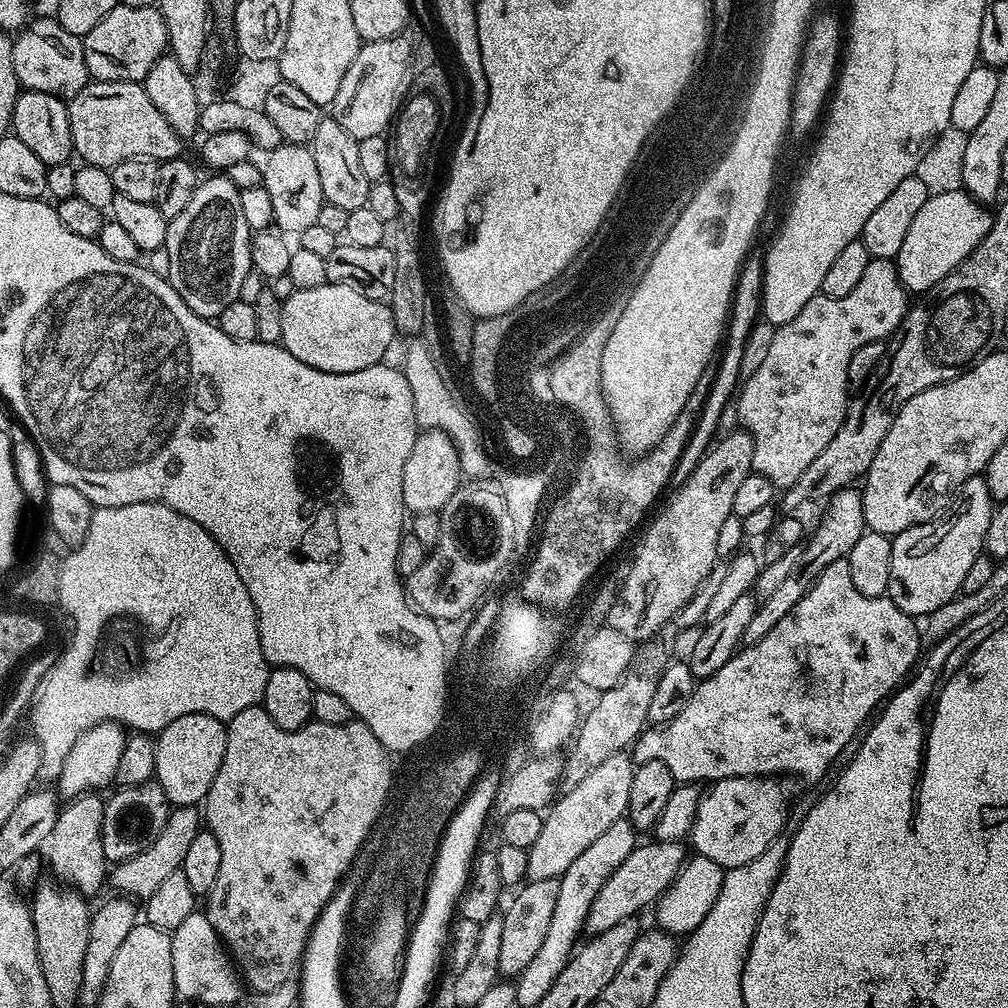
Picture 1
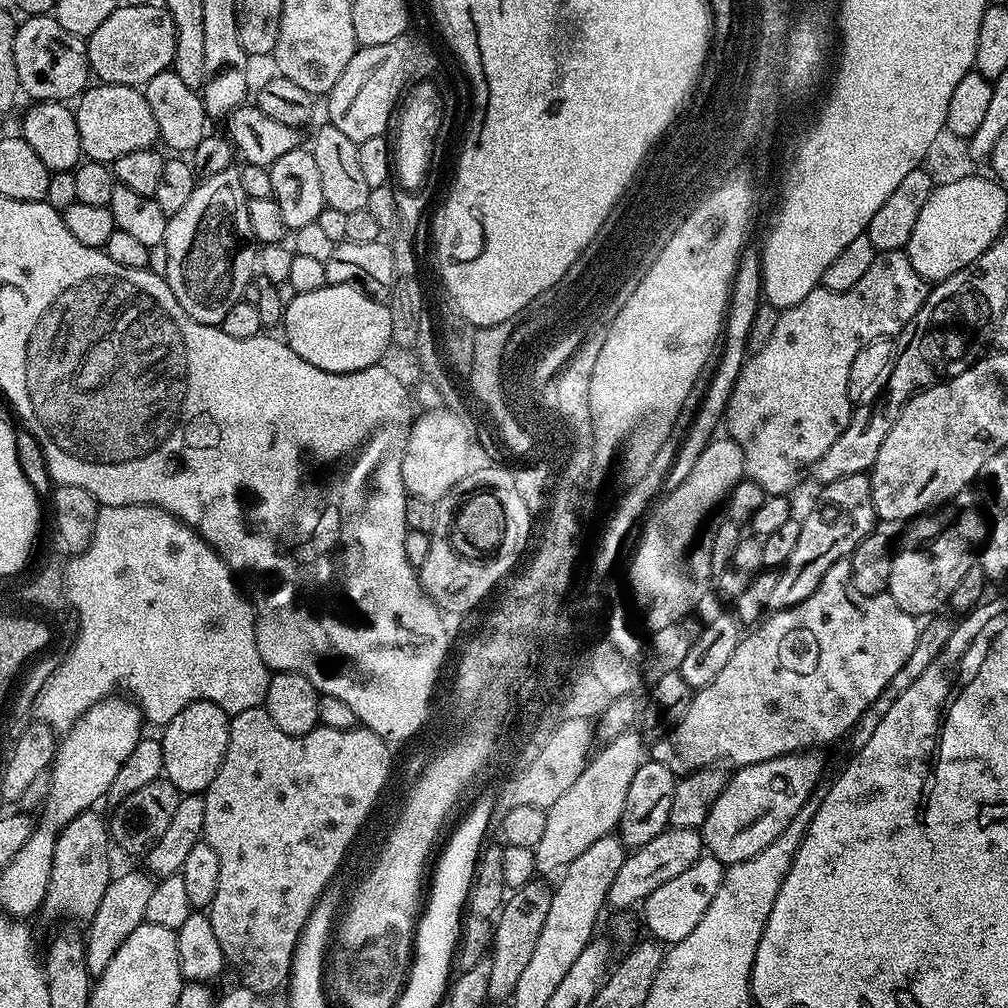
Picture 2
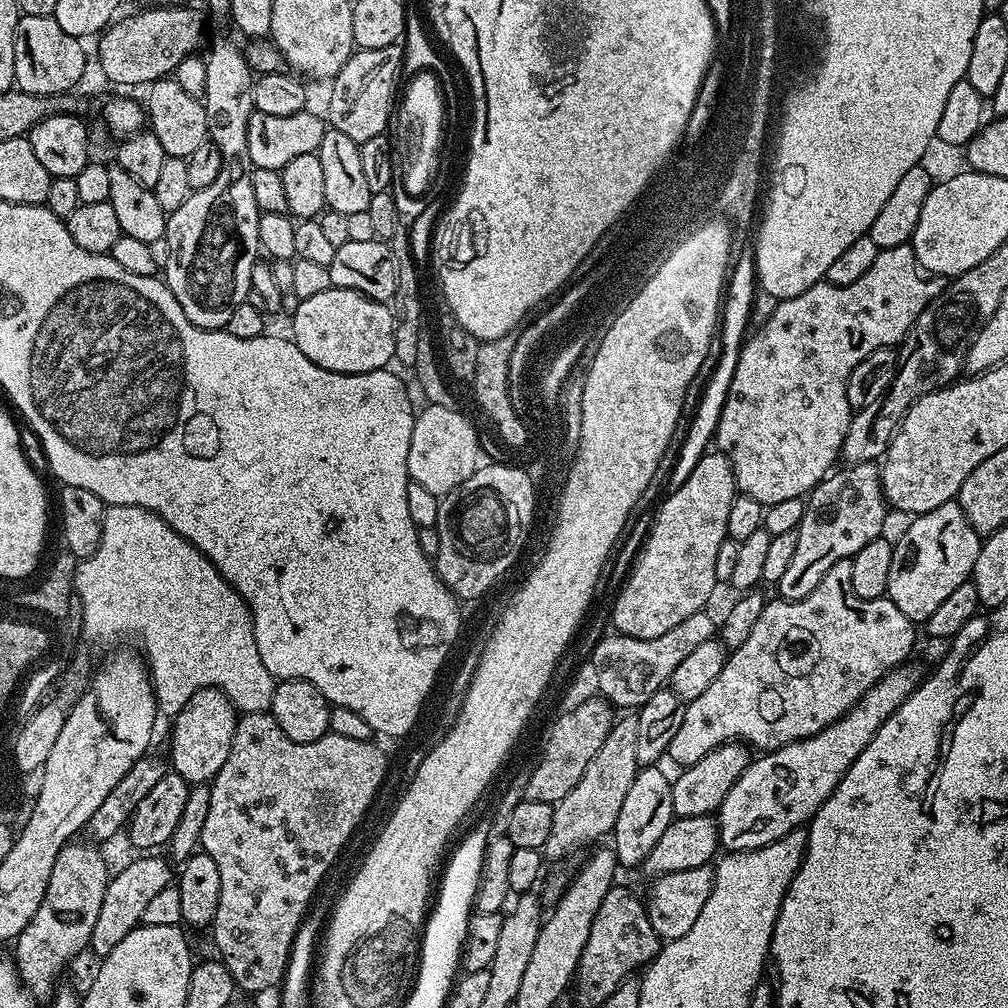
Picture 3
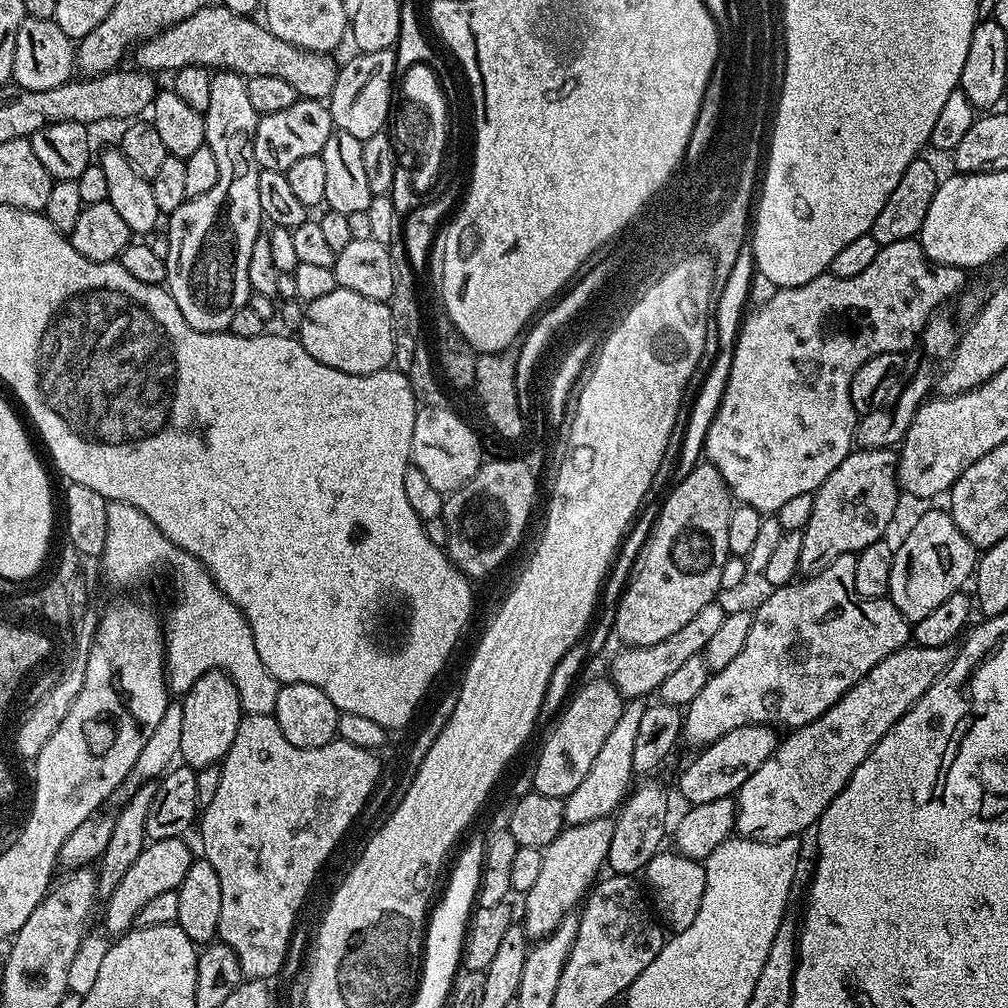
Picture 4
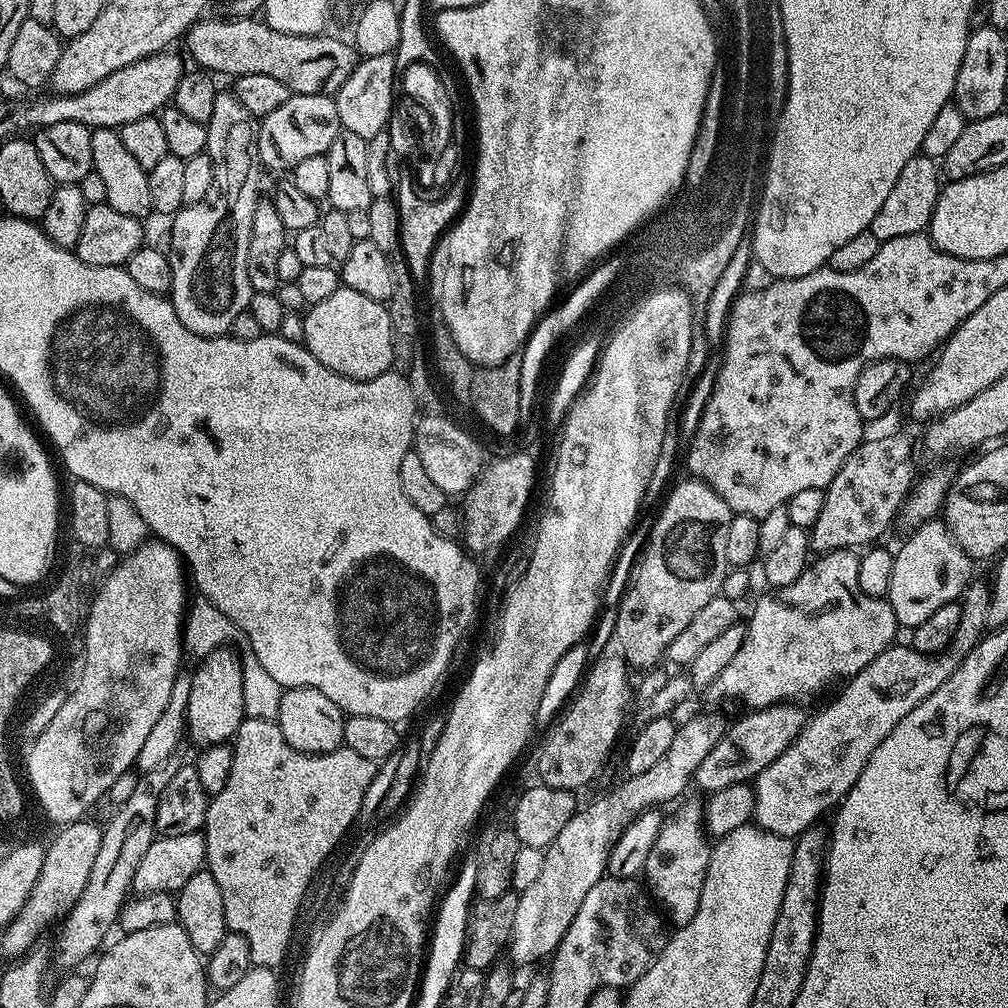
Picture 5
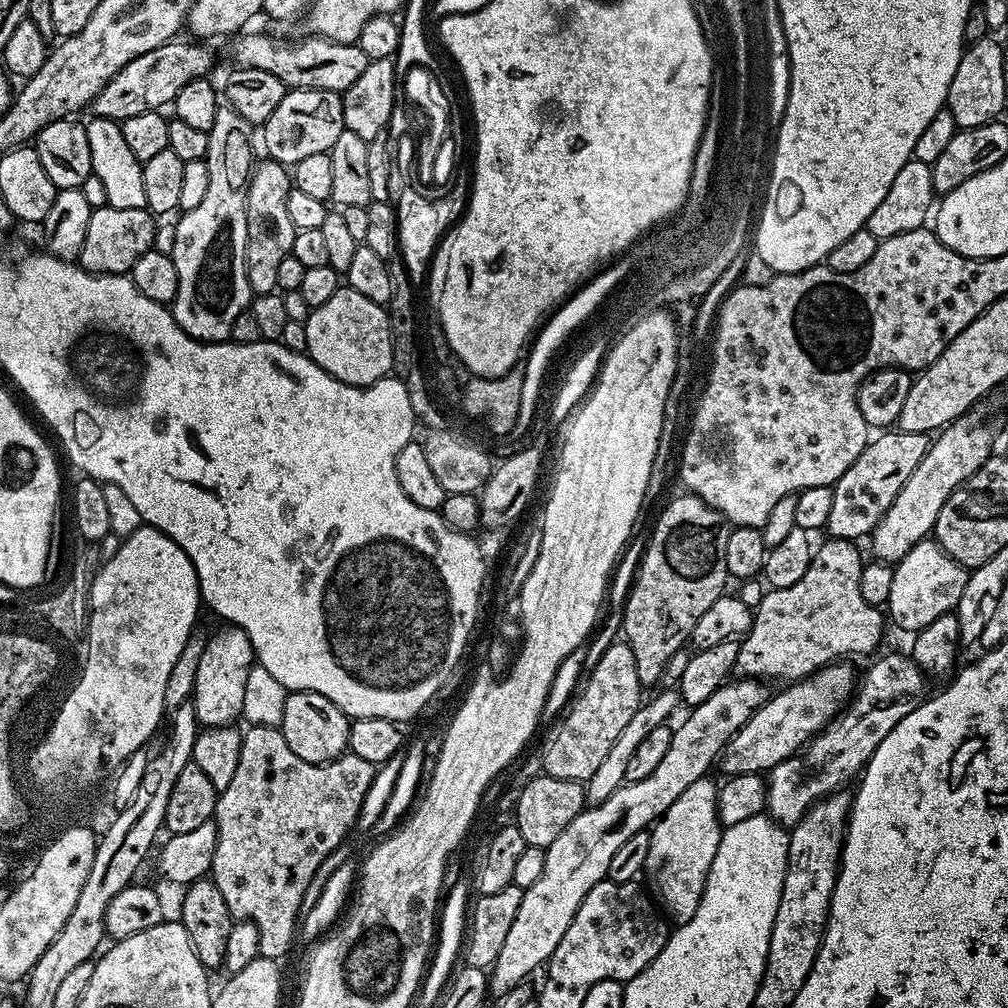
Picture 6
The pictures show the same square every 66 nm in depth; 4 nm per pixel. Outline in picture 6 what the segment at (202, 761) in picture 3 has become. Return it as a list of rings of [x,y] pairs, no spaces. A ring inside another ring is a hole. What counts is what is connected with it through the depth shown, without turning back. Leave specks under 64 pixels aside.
[[[220,626],[208,637],[205,653],[199,659],[197,678],[191,695],[191,702],[201,726],[221,728],[224,724],[239,721],[242,716],[242,698],[246,698],[246,678],[250,678],[250,670],[254,667],[254,653],[250,646],[250,638],[241,628]]]

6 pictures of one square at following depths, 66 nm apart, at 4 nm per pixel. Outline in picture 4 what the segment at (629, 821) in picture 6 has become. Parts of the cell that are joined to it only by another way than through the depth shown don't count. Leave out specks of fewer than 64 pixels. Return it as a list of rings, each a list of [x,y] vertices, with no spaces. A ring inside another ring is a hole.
[[[607,816],[594,822],[573,824],[565,827],[564,831],[558,834],[558,838],[554,838],[554,842],[550,842],[550,846],[542,850],[544,853],[542,871],[534,886],[530,886],[530,890],[522,896],[524,900],[522,923],[524,931],[533,941],[549,936],[560,925],[562,918],[577,911],[578,905],[587,897],[601,875],[600,867],[603,869],[607,865],[614,828],[615,819]]]

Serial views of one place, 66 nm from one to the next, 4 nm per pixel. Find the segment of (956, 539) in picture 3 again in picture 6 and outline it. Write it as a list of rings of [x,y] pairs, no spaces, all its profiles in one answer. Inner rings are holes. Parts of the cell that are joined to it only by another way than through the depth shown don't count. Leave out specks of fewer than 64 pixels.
[[[935,539],[919,540],[912,549],[897,560],[892,573],[894,583],[890,585],[890,598],[886,605],[887,615],[908,634],[921,632],[934,618],[949,615],[959,605],[962,590],[968,581],[969,569],[964,568]]]

